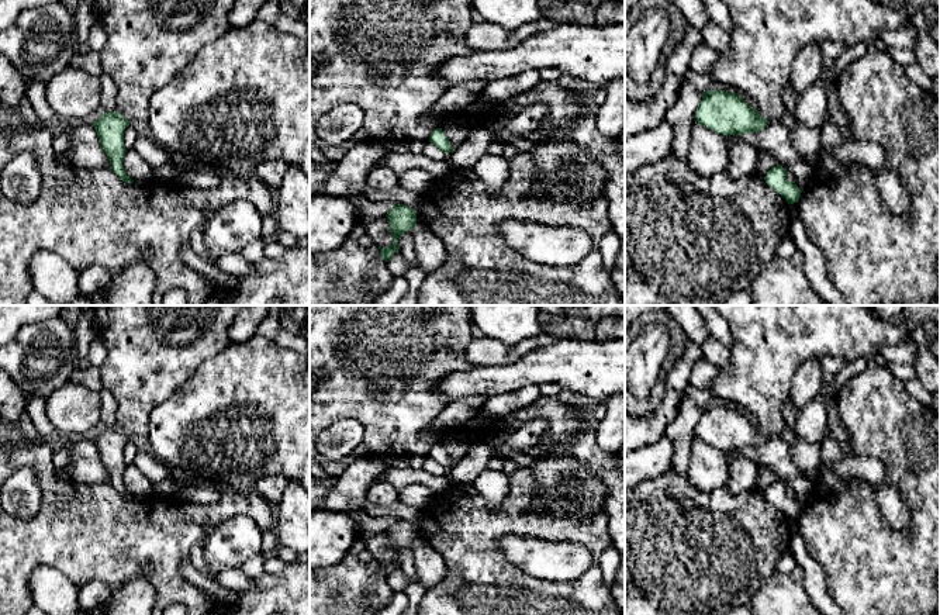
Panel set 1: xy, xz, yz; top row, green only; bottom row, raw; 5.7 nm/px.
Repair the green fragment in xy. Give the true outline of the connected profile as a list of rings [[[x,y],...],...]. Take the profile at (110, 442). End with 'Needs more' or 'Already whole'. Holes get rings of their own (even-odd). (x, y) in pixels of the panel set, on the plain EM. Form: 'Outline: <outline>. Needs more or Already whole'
Outline: [[[118,426],[103,428],[103,431],[93,438],[103,466],[107,469],[111,486],[125,498],[134,498],[127,490],[122,480],[125,471],[124,446],[129,440],[129,436],[124,433]]]. Already whole

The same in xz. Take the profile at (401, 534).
Outline: [[[395,519],[391,521],[386,532],[390,539],[390,547],[393,549],[393,560],[390,563],[379,562],[379,564],[383,576],[388,577],[398,567],[398,553],[404,547],[411,546],[417,539],[417,526],[404,519]]]. Already whole

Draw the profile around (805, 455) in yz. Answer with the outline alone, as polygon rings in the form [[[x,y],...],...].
[[[792,438],[789,456],[805,477],[813,477],[820,466],[820,445]]]

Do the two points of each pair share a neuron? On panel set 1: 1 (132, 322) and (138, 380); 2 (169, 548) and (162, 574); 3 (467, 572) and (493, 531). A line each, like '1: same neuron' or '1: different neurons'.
1: same neuron
2: same neuron
3: same neuron

